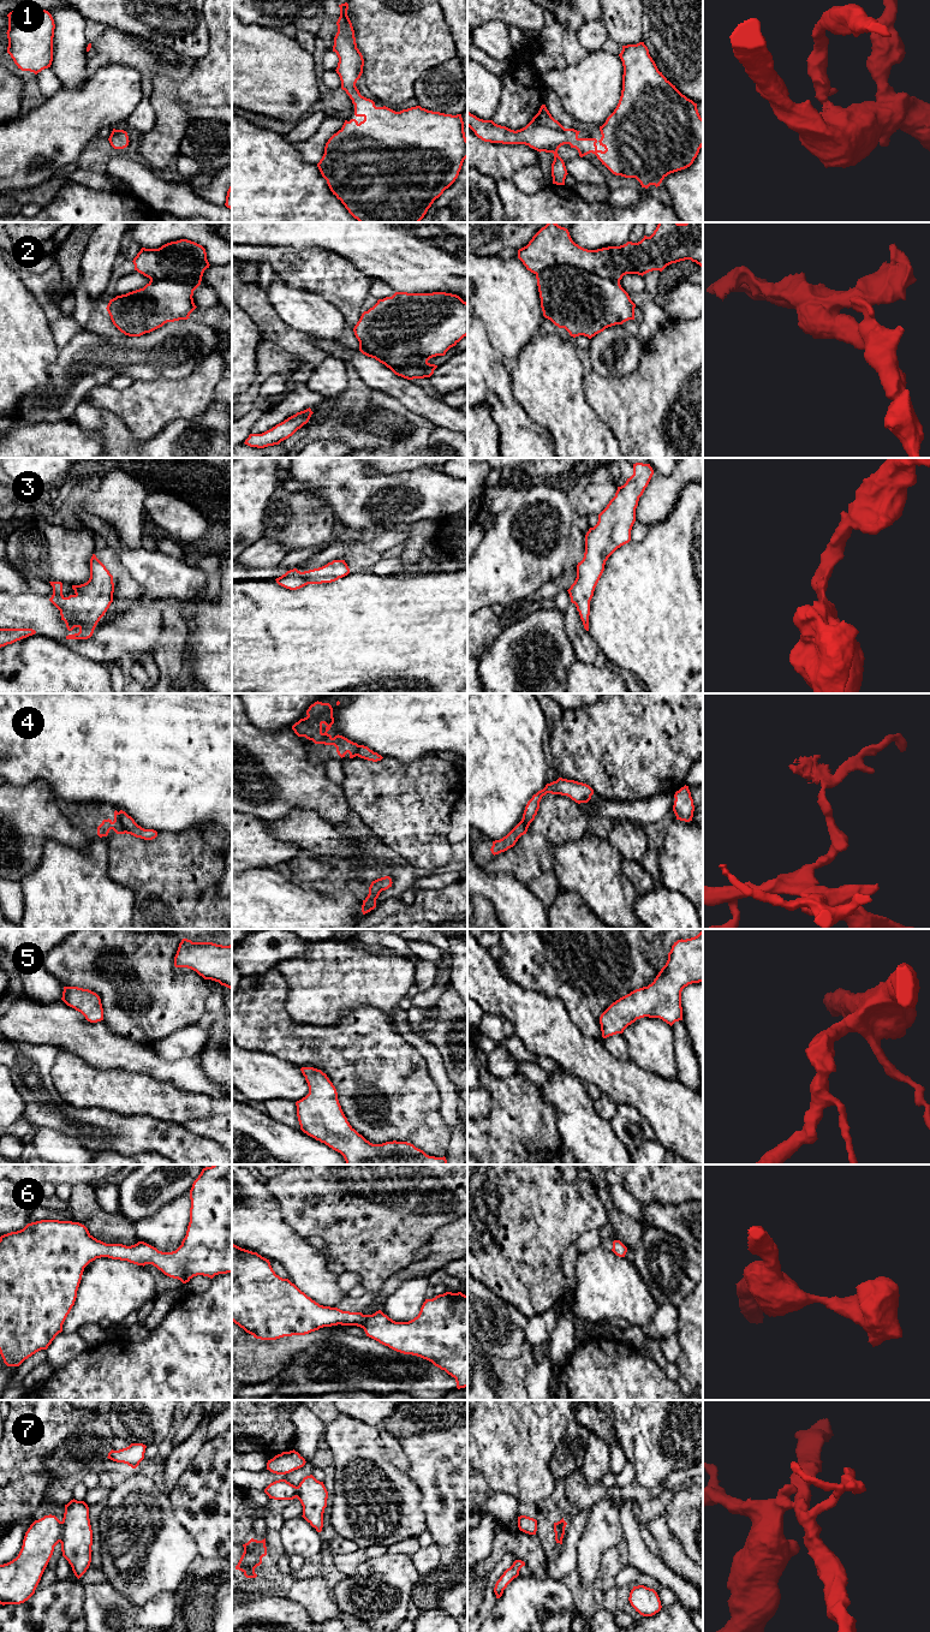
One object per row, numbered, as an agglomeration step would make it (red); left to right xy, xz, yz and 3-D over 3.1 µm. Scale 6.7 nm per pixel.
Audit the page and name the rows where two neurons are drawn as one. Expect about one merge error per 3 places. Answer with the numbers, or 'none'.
2, 4, 7

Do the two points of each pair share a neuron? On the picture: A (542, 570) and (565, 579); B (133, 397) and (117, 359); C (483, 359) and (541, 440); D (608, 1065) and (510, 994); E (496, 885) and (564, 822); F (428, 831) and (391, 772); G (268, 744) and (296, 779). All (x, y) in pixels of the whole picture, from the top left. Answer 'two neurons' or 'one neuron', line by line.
A: two neurons
B: two neurons
C: one neuron
D: one neuron
E: two neurons
F: one neuron
G: one neuron

